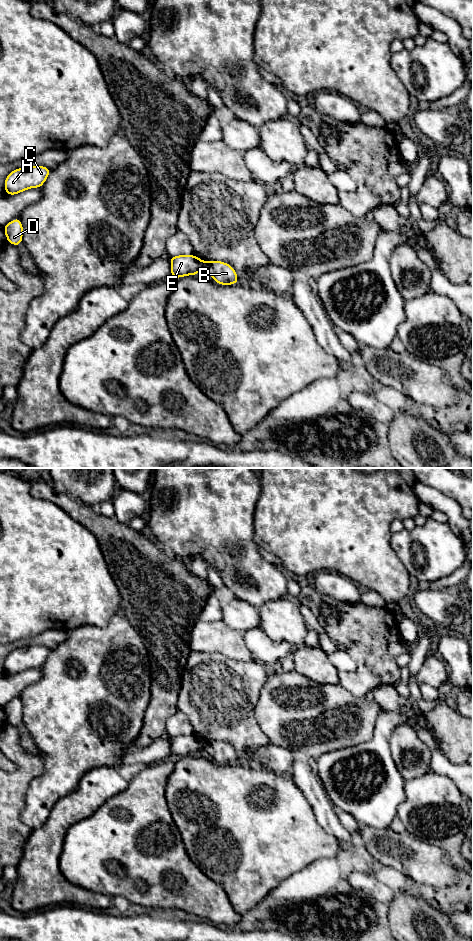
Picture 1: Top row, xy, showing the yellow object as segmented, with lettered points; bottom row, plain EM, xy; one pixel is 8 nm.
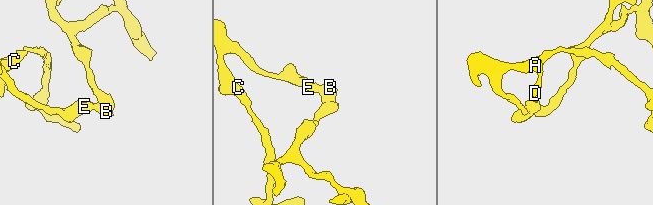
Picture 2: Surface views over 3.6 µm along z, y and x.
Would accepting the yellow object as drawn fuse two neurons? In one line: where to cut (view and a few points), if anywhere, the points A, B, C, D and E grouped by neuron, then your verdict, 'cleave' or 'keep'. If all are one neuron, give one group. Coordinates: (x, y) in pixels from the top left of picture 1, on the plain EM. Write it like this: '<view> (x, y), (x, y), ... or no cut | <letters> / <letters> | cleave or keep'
xy (205, 742), (203, 748) | A C D E / B | cleave

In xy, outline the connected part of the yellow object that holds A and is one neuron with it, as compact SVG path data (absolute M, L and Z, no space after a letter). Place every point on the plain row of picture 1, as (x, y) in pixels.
M39 645L15 649L5 658L5 674L13 676L30 668L41 668L50 652L49 647Z

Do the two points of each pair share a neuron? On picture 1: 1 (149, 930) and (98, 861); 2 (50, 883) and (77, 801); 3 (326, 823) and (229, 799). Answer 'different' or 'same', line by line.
1: different
2: same
3: different

